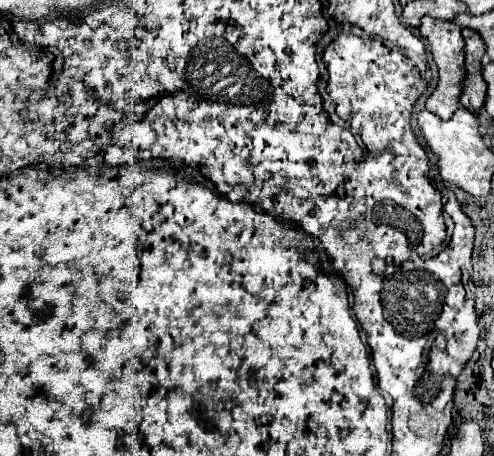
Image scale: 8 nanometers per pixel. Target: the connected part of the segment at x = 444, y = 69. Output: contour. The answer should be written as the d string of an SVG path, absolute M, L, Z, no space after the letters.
M424 16L418 30L420 30L420 36L430 42L434 62L440 70L438 84L436 84L432 96L426 100L426 110L440 116L442 120L448 120L450 114L454 114L458 110L458 104L460 104L460 82L464 78L464 40L462 40L458 26L454 26L452 22L436 20L432 16Z

